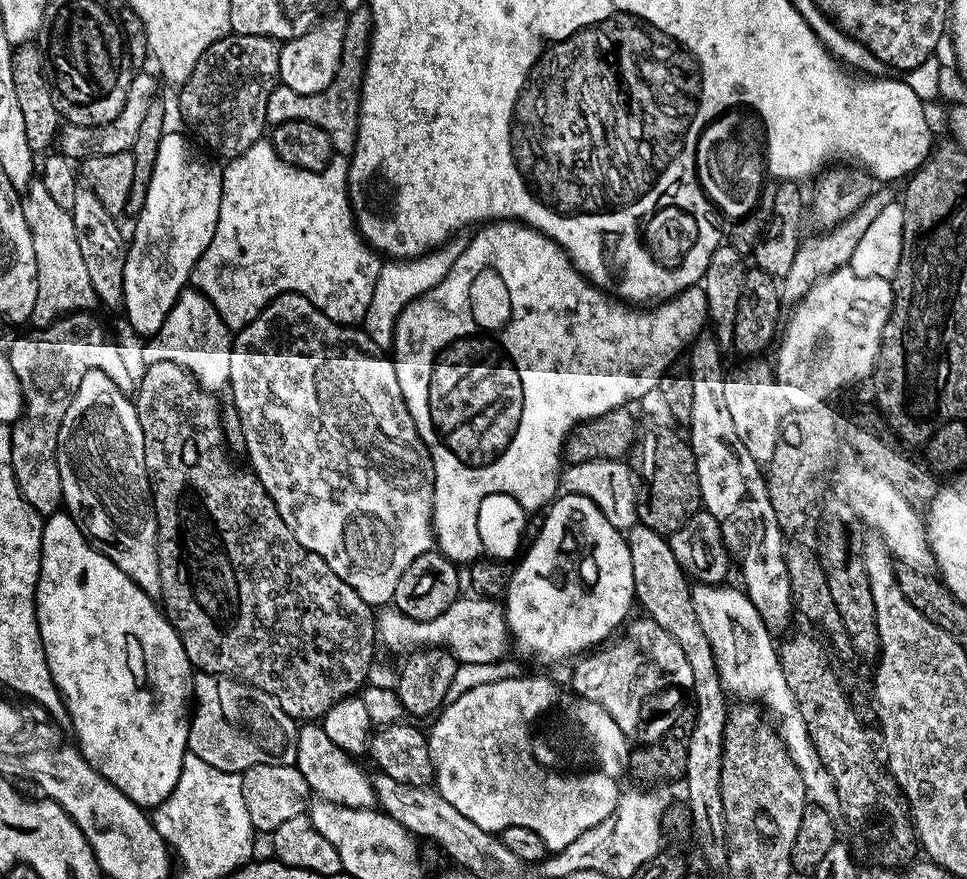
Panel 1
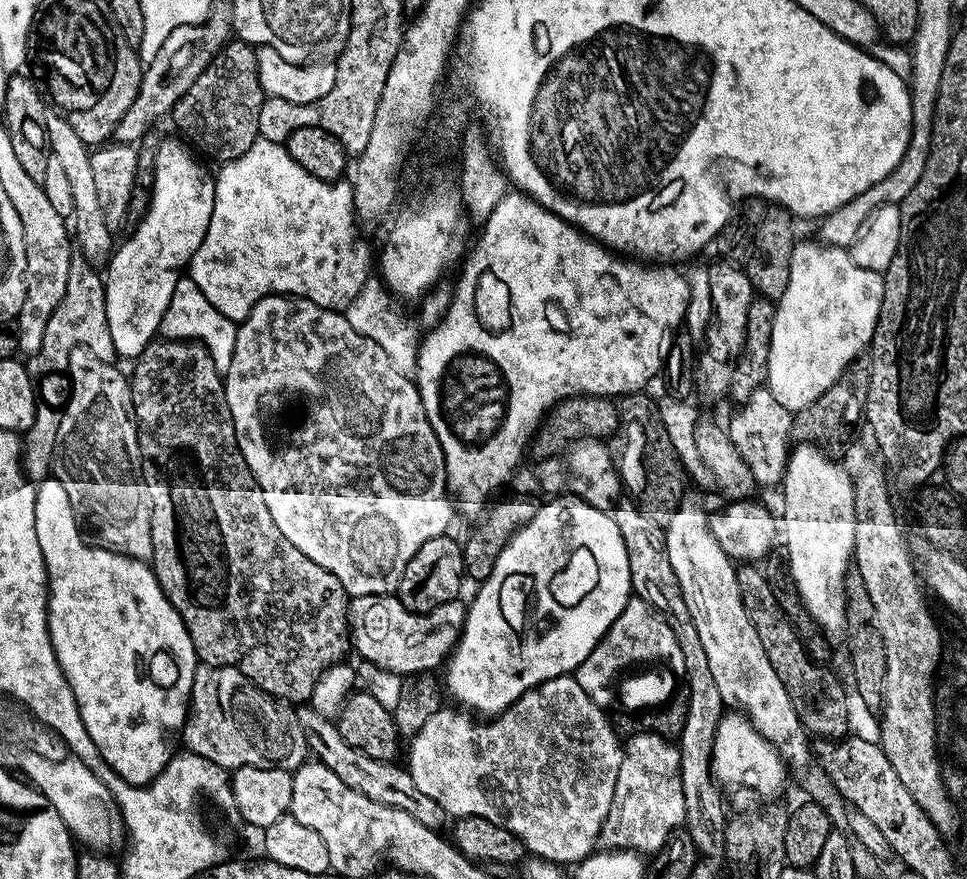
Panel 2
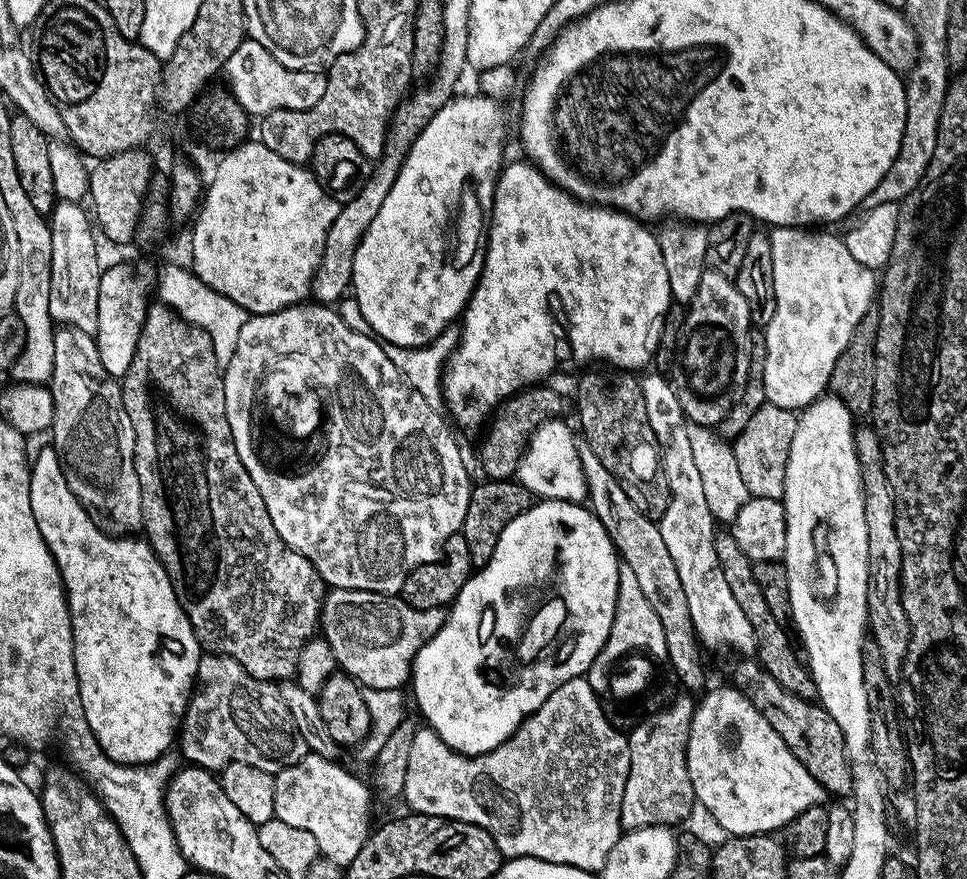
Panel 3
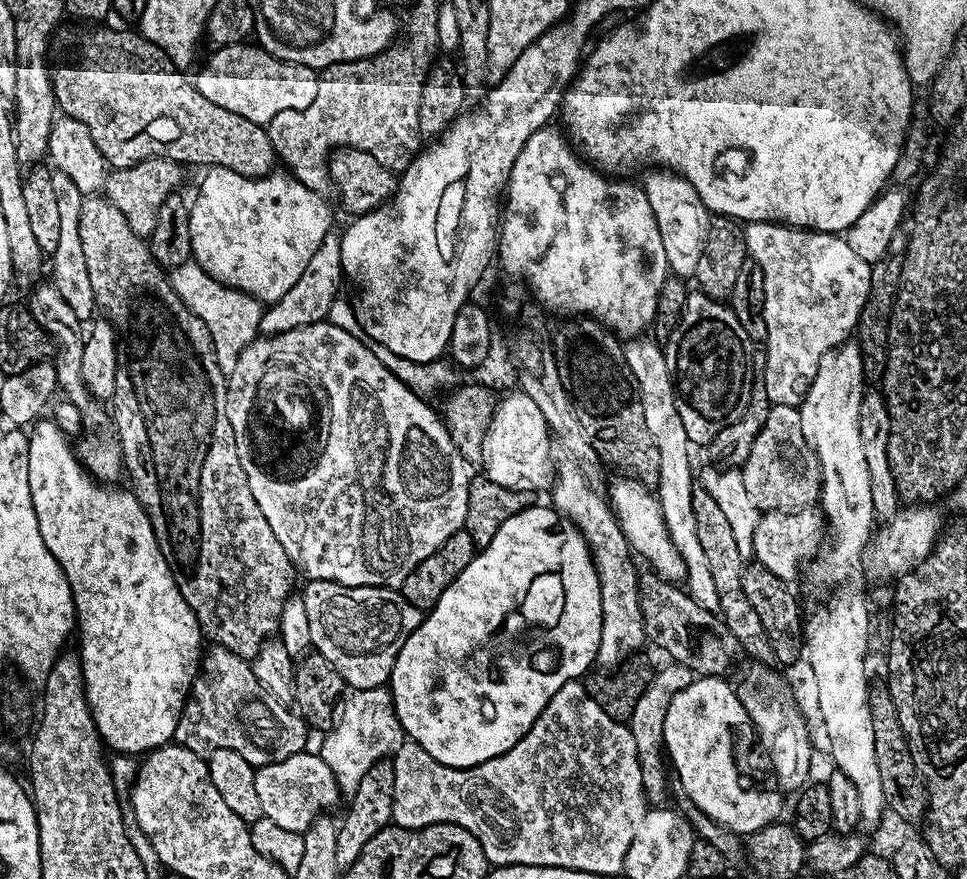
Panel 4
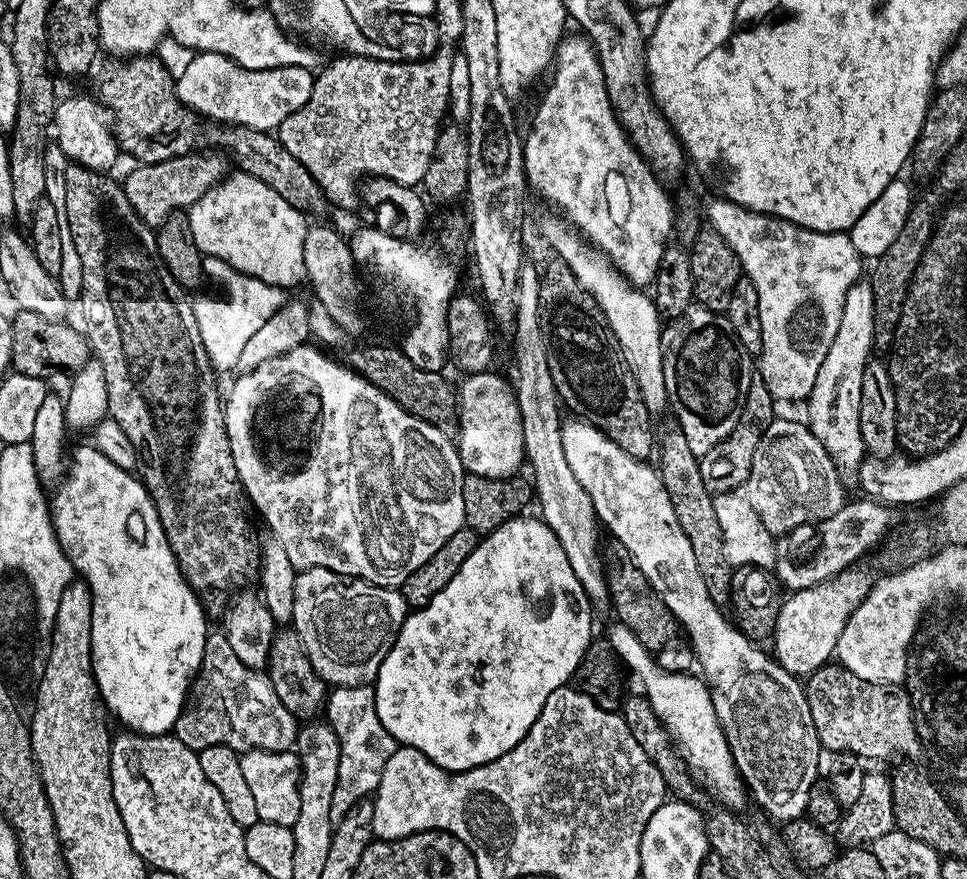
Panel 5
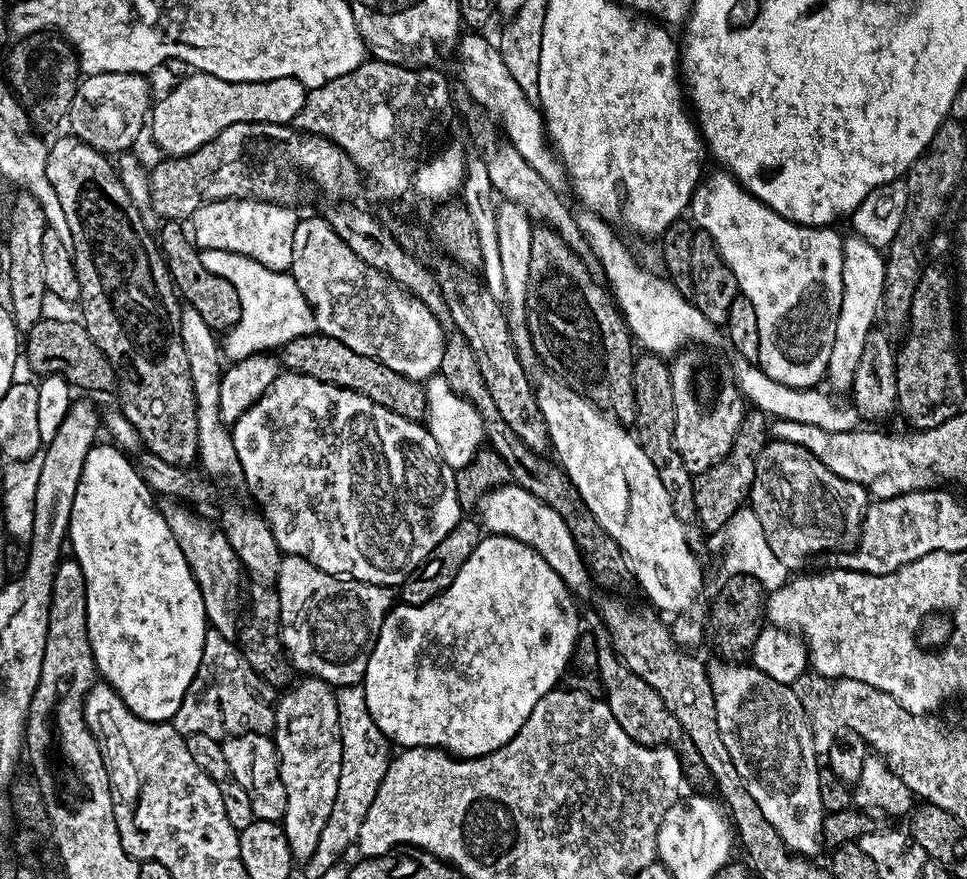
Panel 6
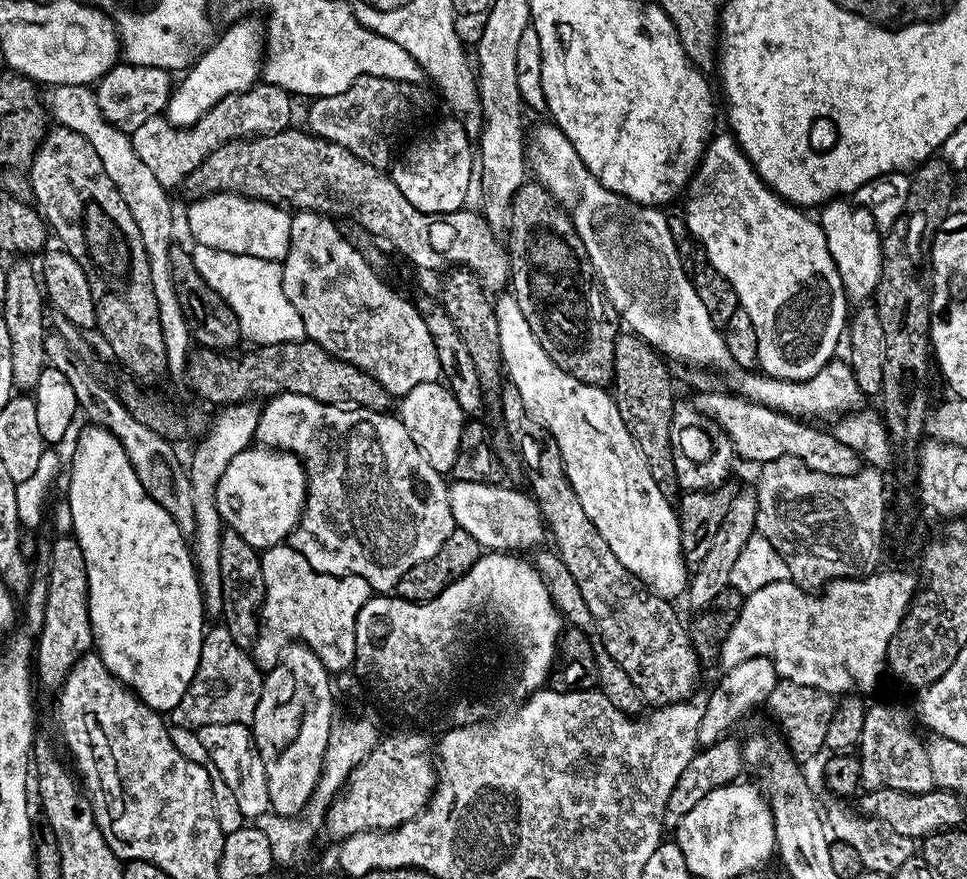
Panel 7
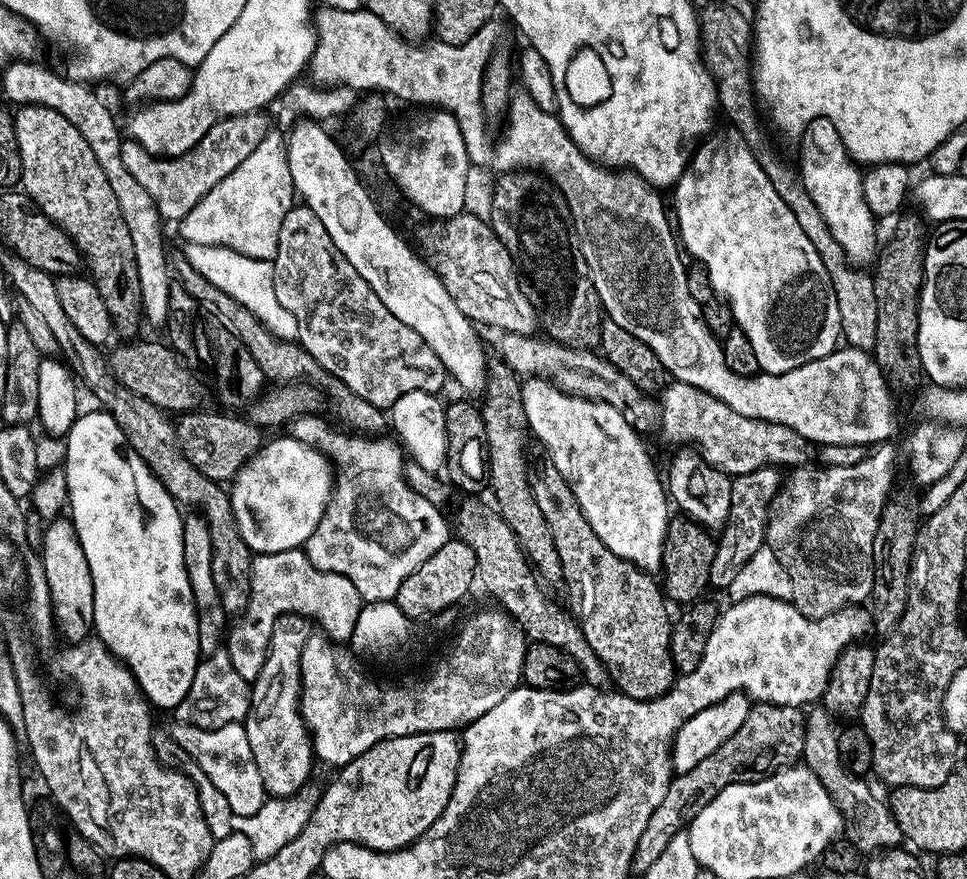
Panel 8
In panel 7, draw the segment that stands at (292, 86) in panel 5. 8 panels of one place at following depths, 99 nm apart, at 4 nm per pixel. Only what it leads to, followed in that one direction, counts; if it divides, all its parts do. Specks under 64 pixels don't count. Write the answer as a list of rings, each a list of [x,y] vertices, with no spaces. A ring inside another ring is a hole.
[[[257,82],[245,92],[237,92],[219,100],[209,112],[202,114],[190,128],[178,128],[163,115],[150,118],[130,133],[133,150],[150,166],[151,173],[161,186],[174,190],[183,185],[189,174],[220,144],[229,140],[242,140],[253,136],[268,136],[272,132],[283,132],[293,123],[293,97],[284,88]]]

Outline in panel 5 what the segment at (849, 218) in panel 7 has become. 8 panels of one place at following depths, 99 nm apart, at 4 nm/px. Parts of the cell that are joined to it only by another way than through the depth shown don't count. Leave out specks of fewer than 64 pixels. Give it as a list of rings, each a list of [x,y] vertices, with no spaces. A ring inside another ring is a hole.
[[[857,282],[846,294],[846,306],[842,306],[842,322],[822,366],[818,366],[818,378],[814,378],[812,392],[806,407],[808,428],[822,442],[822,446],[836,463],[841,477],[855,477],[860,464],[866,458],[862,430],[858,422],[858,410],[862,402],[862,370],[874,352],[874,294],[871,283]]]

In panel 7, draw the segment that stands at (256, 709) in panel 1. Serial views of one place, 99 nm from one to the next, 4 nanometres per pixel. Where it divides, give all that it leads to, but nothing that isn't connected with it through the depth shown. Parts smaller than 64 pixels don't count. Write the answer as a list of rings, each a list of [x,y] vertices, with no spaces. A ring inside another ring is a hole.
[[[223,626],[209,627],[204,634],[200,665],[178,706],[170,713],[173,725],[197,730],[212,723],[251,725],[258,707],[264,676],[255,659],[239,648]]]

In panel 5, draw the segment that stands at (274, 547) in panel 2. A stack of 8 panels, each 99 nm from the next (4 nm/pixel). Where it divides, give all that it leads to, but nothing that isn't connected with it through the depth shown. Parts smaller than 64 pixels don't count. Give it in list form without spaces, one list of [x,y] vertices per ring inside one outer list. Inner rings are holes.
[[[69,163],[68,169],[65,172],[66,178],[66,218],[68,226],[70,230],[70,234],[73,235],[74,246],[77,247],[78,255],[81,258],[82,262],[82,290],[80,294],[80,299],[78,301],[78,307],[84,311],[84,324],[83,327],[86,329],[86,335],[88,337],[88,342],[90,345],[90,352],[95,359],[100,361],[100,365],[102,366],[102,370],[106,374],[106,390],[108,391],[108,416],[112,418],[114,422],[118,424],[126,432],[126,436],[133,443],[137,450],[137,454],[139,456],[139,463],[142,465],[142,479],[144,481],[145,488],[148,489],[148,493],[150,494],[150,498],[154,502],[154,506],[158,510],[158,518],[162,522],[162,530],[166,534],[166,542],[170,542],[170,550],[174,554],[174,558],[178,562],[178,566],[180,567],[180,572],[184,576],[184,581],[192,587],[192,591],[196,593],[197,596],[200,597],[201,601],[209,602],[208,600],[220,600],[223,601],[225,597],[229,595],[228,588],[235,589],[237,586],[235,584],[240,584],[244,579],[247,578],[248,575],[253,575],[254,569],[258,564],[258,544],[255,544],[252,541],[252,532],[248,529],[248,520],[244,517],[244,512],[240,509],[240,504],[236,501],[236,495],[239,497],[241,495],[242,489],[240,487],[240,481],[236,479],[236,467],[234,466],[234,458],[230,454],[230,442],[228,441],[228,435],[226,434],[226,430],[224,429],[224,412],[222,409],[222,398],[216,394],[216,382],[212,378],[214,377],[214,369],[211,364],[208,363],[208,355],[206,354],[206,350],[202,346],[202,334],[198,330],[198,322],[194,318],[194,310],[192,309],[192,300],[187,296],[185,289],[181,288],[180,283],[177,282],[176,279],[170,274],[170,270],[166,270],[166,266],[162,262],[162,258],[158,254],[158,246],[156,245],[156,233],[153,229],[148,227],[146,222],[142,222],[142,218],[138,218],[138,214],[134,210],[134,206],[130,206],[130,198],[126,198],[126,194],[124,193],[121,181],[111,180],[111,175],[105,174],[103,172],[95,172],[94,170],[90,170],[89,168],[84,168],[80,164]]]

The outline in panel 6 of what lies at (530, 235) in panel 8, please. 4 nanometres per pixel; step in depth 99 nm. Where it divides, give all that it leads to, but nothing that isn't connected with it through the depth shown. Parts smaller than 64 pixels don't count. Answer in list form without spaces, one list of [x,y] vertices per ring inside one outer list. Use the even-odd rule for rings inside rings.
[[[536,226],[532,229],[532,241],[530,242],[530,278],[528,282],[528,332],[532,336],[532,352],[540,355],[540,360],[545,364],[549,373],[555,374],[559,379],[563,380],[569,388],[575,390],[579,396],[585,396],[592,405],[600,409],[601,412],[612,417],[613,420],[625,425],[632,426],[636,423],[636,399],[634,398],[634,388],[632,386],[632,365],[634,363],[634,339],[625,321],[618,311],[616,305],[610,299],[609,293],[606,291],[605,285],[592,277],[592,272],[587,268],[585,257],[580,256],[570,246],[563,241],[559,234],[547,226]]]

